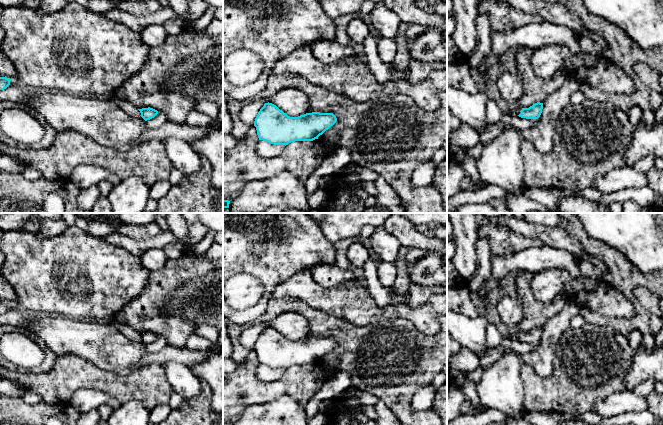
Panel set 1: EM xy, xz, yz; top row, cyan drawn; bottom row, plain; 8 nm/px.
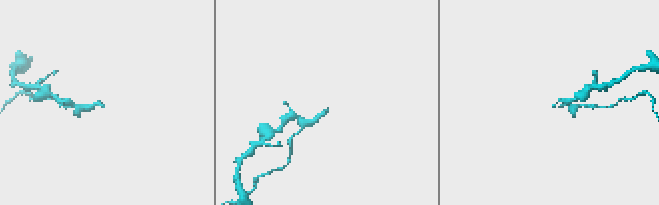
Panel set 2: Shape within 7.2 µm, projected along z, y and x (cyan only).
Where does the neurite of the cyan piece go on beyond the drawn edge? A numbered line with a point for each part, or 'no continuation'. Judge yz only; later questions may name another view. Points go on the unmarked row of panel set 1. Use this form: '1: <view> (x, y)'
1: yz (515, 333)

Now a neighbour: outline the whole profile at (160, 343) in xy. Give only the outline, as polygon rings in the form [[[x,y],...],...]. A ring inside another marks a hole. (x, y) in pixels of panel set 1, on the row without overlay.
[[[158,335],[158,338],[154,342],[146,345],[146,350],[151,353],[157,353],[167,345],[168,343],[165,337],[163,335]]]

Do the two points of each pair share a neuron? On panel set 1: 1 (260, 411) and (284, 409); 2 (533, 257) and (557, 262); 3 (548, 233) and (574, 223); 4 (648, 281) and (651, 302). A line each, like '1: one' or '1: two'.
1: one
2: one
3: two
4: two

